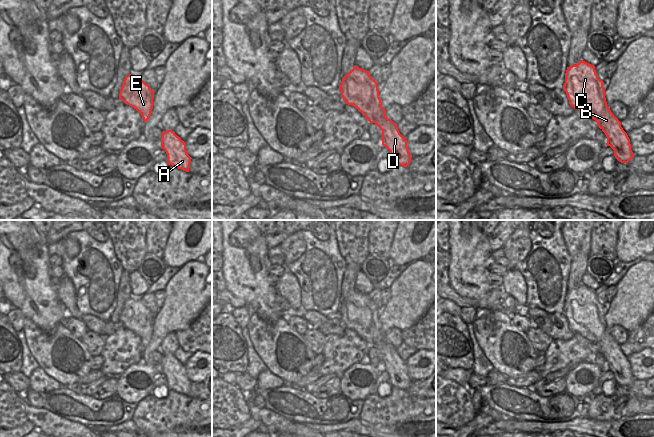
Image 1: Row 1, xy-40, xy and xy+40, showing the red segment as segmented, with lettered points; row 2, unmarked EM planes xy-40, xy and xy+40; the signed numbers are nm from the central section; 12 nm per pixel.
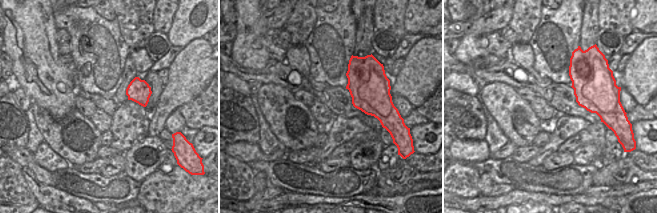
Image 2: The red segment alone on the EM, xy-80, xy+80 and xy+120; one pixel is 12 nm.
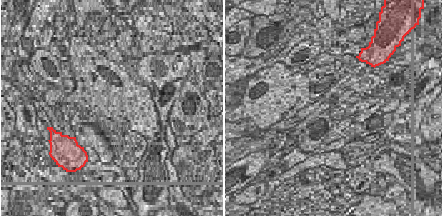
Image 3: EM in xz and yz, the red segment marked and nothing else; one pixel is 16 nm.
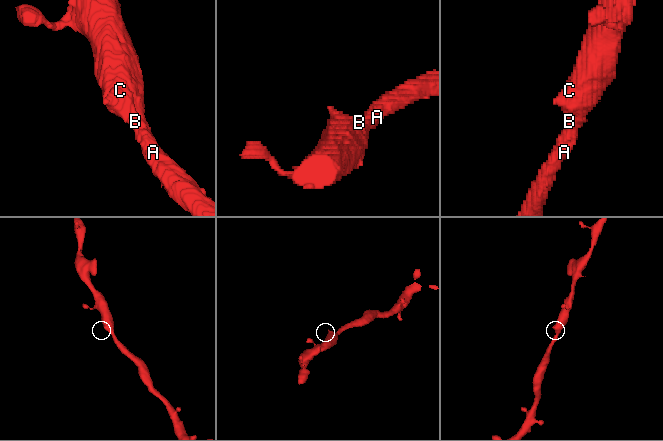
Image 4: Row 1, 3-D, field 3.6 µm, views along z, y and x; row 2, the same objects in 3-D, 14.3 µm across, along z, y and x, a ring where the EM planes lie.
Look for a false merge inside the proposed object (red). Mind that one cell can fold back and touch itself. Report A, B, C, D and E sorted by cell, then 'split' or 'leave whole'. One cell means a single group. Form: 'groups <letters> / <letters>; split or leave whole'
groups A B C D E; leave whole

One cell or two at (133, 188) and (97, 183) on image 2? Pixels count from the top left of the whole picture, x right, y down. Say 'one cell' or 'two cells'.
one cell

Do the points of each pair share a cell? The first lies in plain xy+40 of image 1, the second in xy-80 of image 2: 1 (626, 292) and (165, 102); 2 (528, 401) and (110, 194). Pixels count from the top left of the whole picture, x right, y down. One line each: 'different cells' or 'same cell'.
1: same cell
2: same cell

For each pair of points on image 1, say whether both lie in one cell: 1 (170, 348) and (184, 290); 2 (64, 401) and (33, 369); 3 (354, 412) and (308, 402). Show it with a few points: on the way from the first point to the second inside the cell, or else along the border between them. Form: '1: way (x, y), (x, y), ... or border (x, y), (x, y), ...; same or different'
1: border (174, 331), (170, 331), (166, 335), (158, 349); different
2: border (62, 386), (53, 390), (42, 391), (39, 394); different
3: way (343, 410), (319, 410); same

